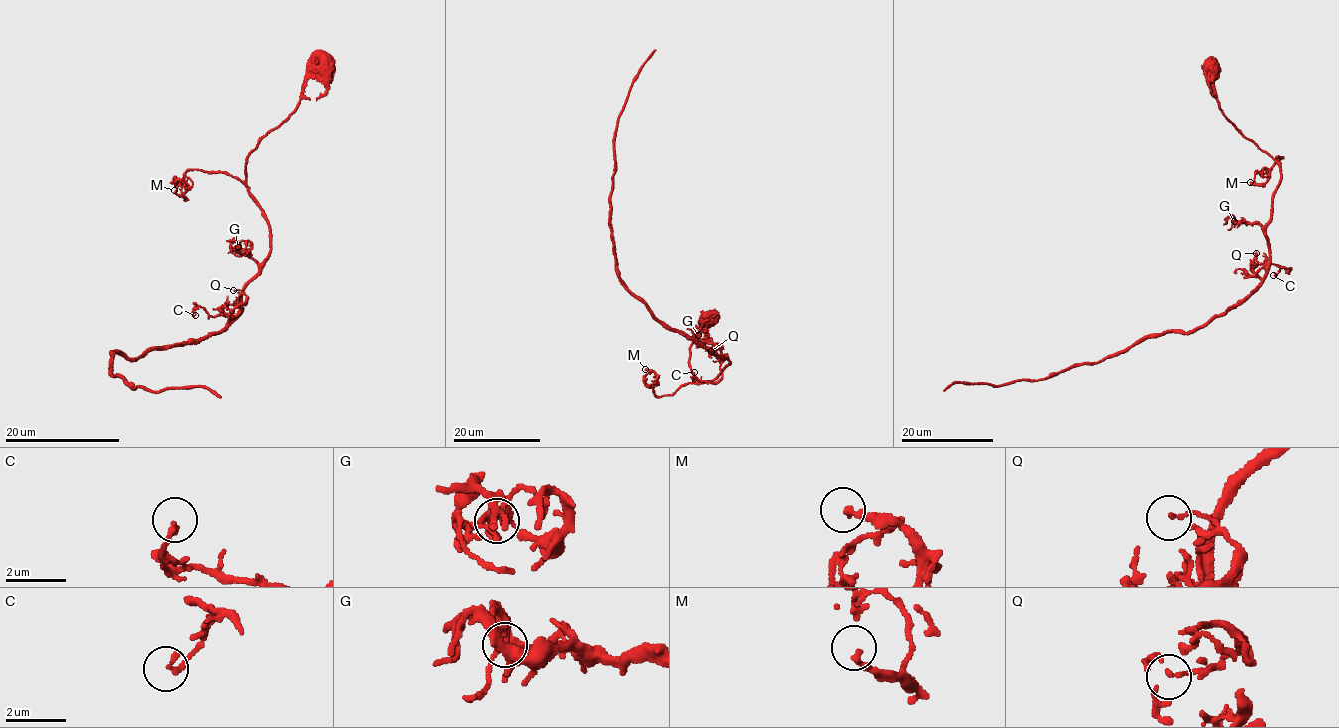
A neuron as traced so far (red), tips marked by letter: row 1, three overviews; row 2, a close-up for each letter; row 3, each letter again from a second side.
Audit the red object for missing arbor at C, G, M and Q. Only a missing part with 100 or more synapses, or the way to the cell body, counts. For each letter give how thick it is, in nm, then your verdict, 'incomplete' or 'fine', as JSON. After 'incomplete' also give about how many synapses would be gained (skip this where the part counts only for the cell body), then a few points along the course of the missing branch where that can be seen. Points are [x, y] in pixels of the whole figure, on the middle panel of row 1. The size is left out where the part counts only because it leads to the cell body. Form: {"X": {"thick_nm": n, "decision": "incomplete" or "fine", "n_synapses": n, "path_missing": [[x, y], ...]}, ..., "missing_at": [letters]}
{"C": {"thick_nm": 200, "decision": "fine"}, "G": {"thick_nm": 130, "decision": "fine"}, "M": {"thick_nm": 200, "decision": "fine"}, "Q": {"thick_nm": 140, "decision": "fine"}, "missing_at": []}

